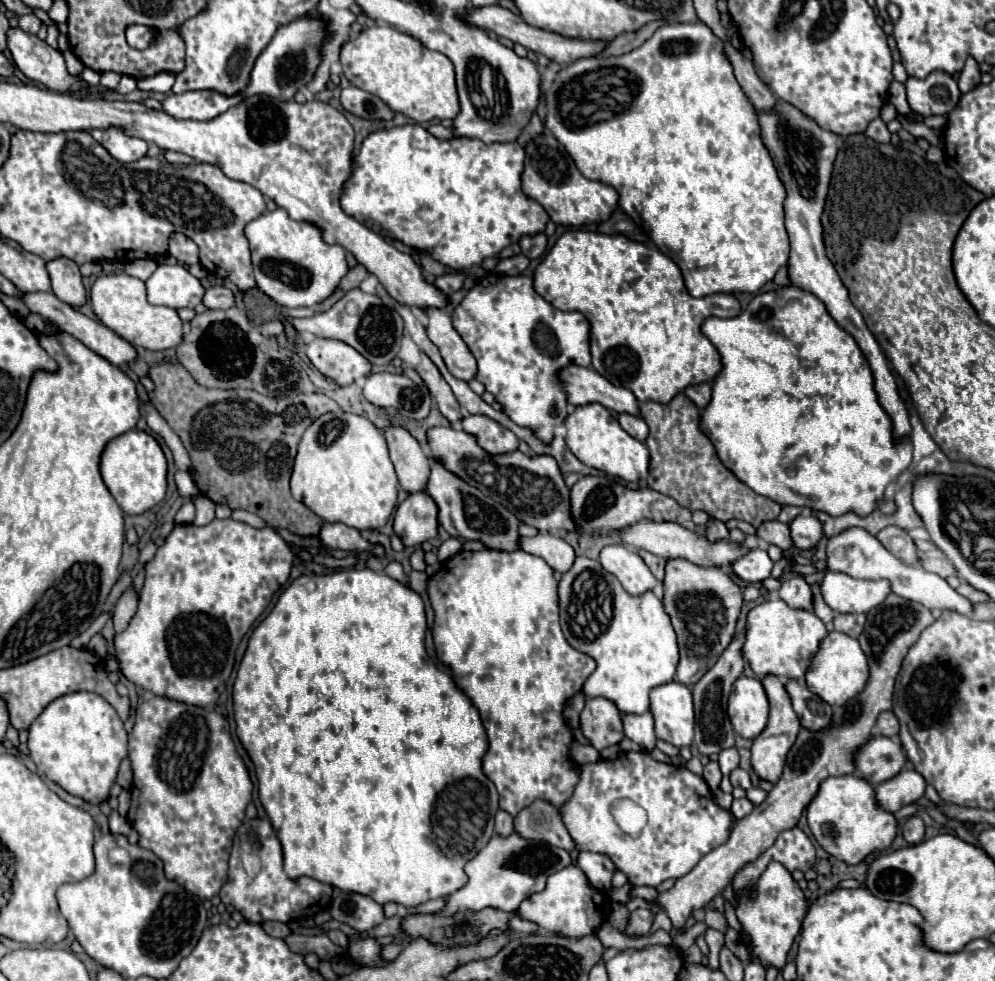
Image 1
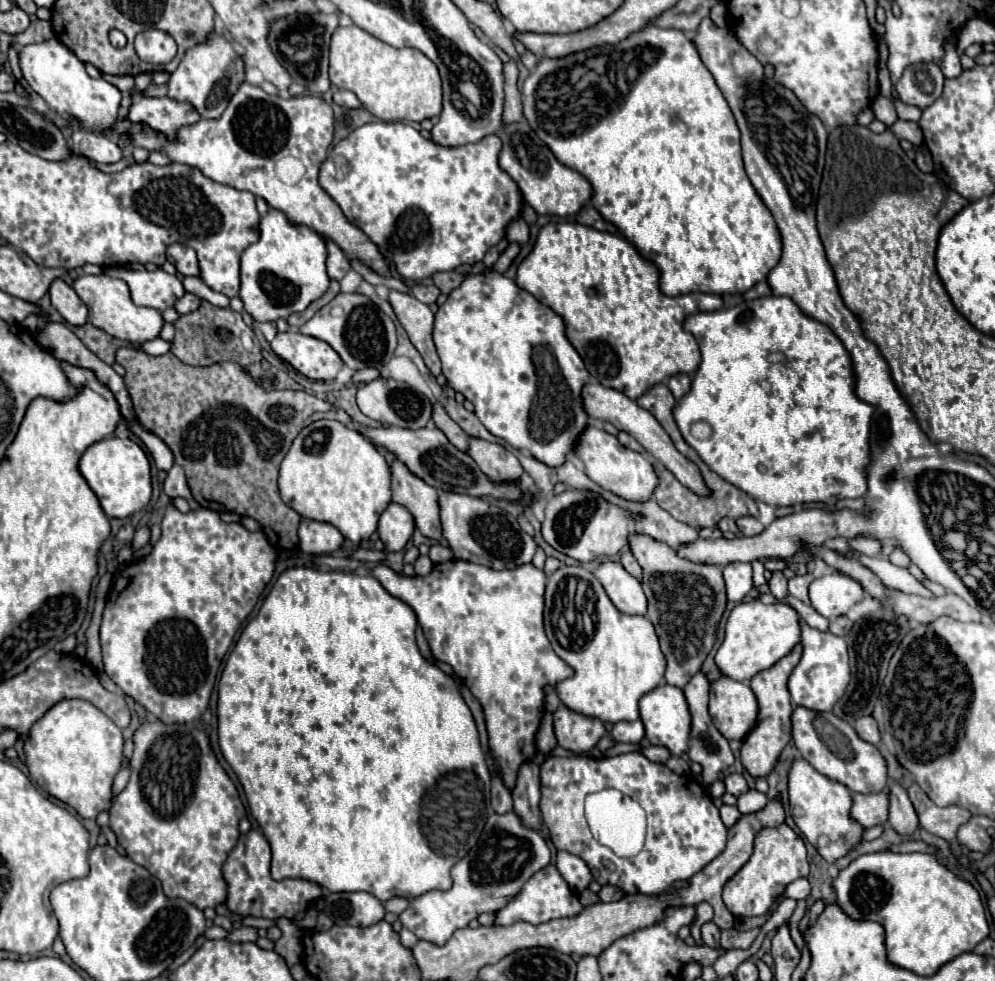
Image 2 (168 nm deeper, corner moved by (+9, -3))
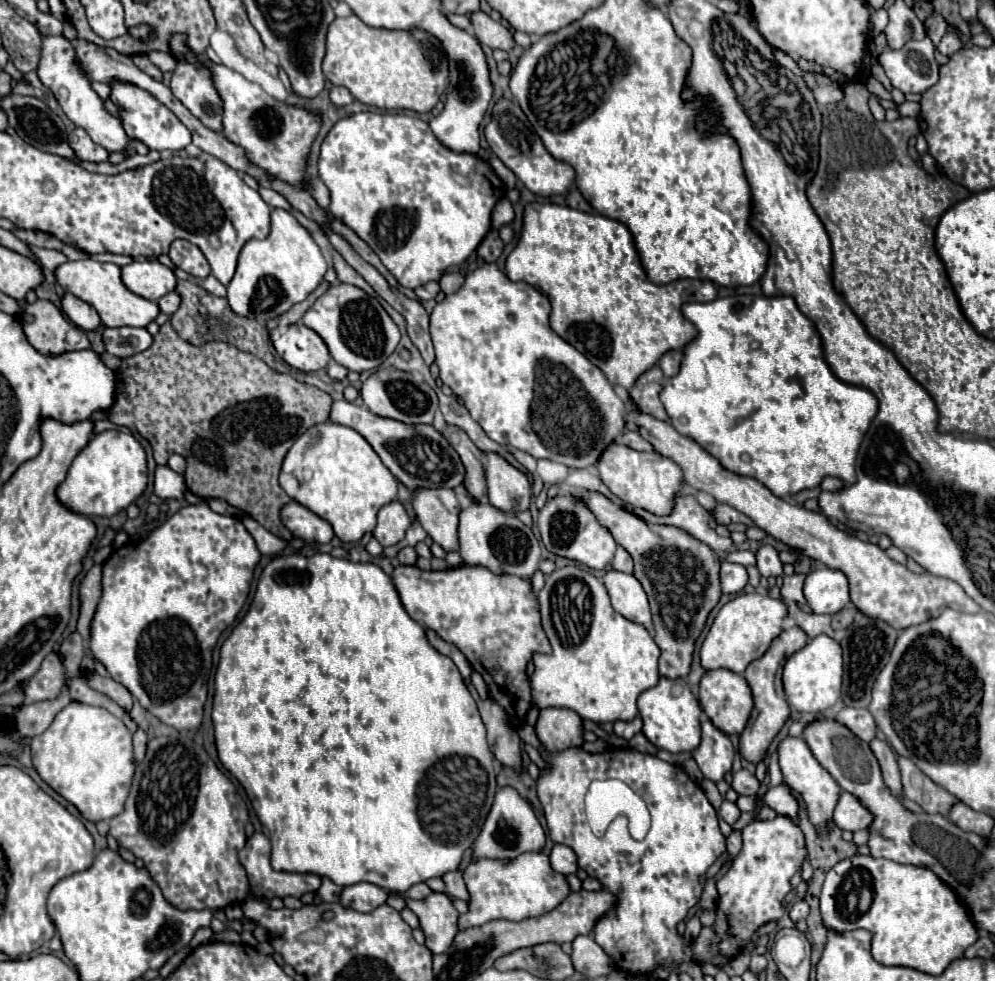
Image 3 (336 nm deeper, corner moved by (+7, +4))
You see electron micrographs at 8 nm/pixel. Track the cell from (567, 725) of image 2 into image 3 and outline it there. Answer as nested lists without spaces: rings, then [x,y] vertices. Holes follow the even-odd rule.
[[[545,708],[539,714],[535,732],[547,750],[557,752],[573,746],[581,746],[583,740],[583,718],[567,708]]]

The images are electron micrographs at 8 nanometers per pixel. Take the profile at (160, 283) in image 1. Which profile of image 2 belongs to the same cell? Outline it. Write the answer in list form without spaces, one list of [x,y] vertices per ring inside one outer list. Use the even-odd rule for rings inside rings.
[[[109,267],[105,268],[104,272],[111,277],[123,279],[129,285],[131,299],[135,305],[165,311],[185,295],[181,281],[175,275],[165,273],[163,269],[147,271],[147,269]]]

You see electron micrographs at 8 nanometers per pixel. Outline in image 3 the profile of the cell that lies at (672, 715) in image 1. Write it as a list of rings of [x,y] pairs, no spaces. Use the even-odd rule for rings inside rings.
[[[661,678],[657,686],[645,690],[639,700],[639,714],[643,718],[643,734],[657,746],[663,750],[669,750],[673,754],[677,752],[691,752],[699,746],[701,742],[701,706],[697,702],[697,698],[693,696],[689,684],[683,678],[677,680],[669,680],[669,678]]]

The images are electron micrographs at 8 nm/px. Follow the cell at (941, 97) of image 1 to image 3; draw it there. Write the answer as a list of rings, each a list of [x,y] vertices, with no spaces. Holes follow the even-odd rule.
[[[931,38],[909,40],[901,50],[887,50],[879,56],[879,64],[903,94],[923,94],[939,80],[939,62]]]

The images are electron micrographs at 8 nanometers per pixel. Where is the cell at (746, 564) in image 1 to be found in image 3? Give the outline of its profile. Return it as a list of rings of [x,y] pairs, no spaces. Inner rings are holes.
[[[735,562],[721,564],[721,590],[723,594],[739,594],[747,586],[747,570]]]

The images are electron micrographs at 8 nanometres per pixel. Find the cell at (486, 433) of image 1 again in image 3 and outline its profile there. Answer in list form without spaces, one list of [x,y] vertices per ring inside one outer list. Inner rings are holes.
[[[485,452],[485,458],[489,502],[505,512],[527,510],[531,502],[531,484],[527,476],[511,466],[503,456],[497,456],[497,452]]]

